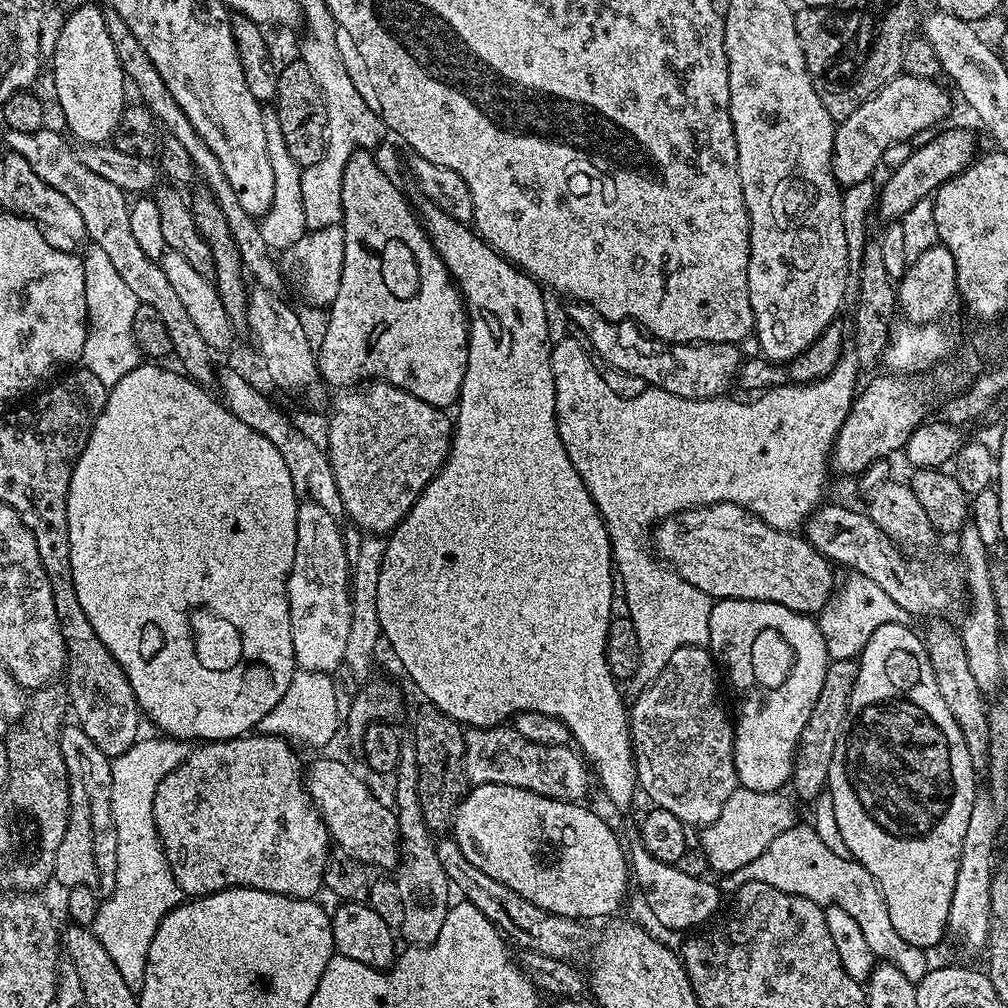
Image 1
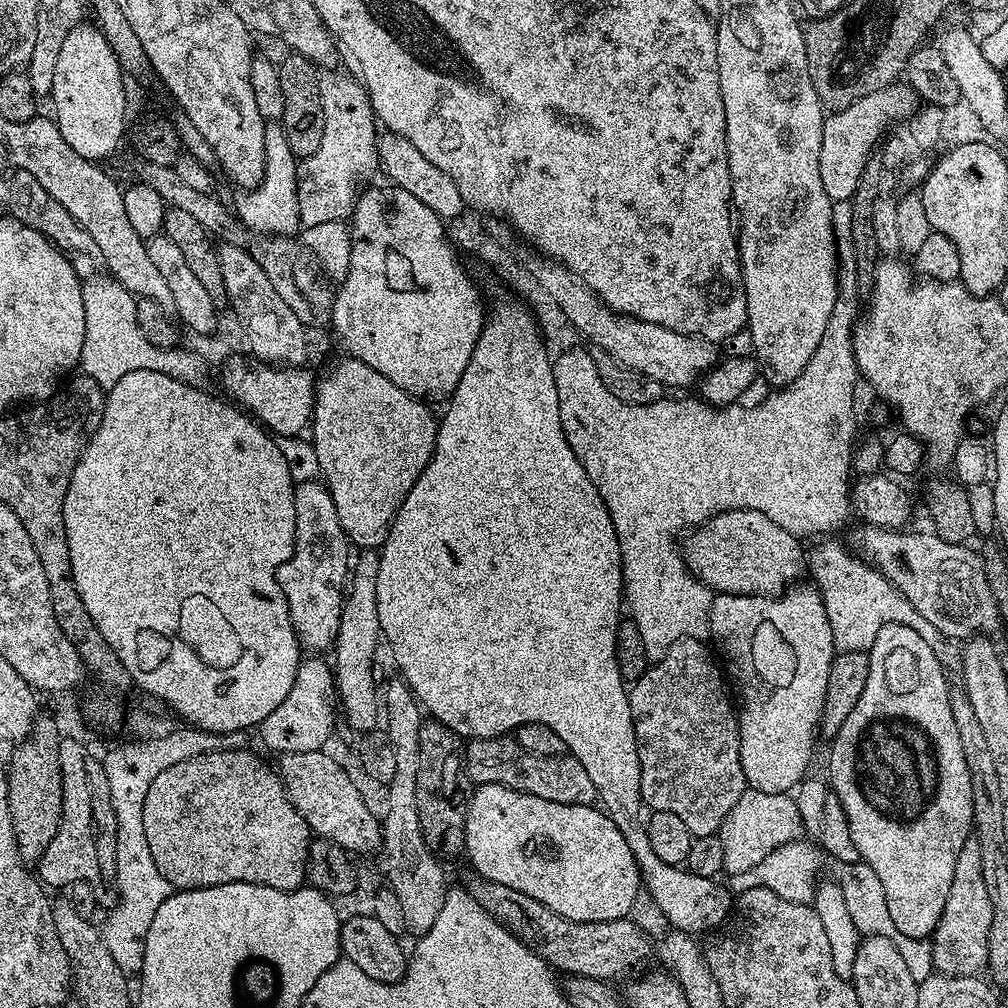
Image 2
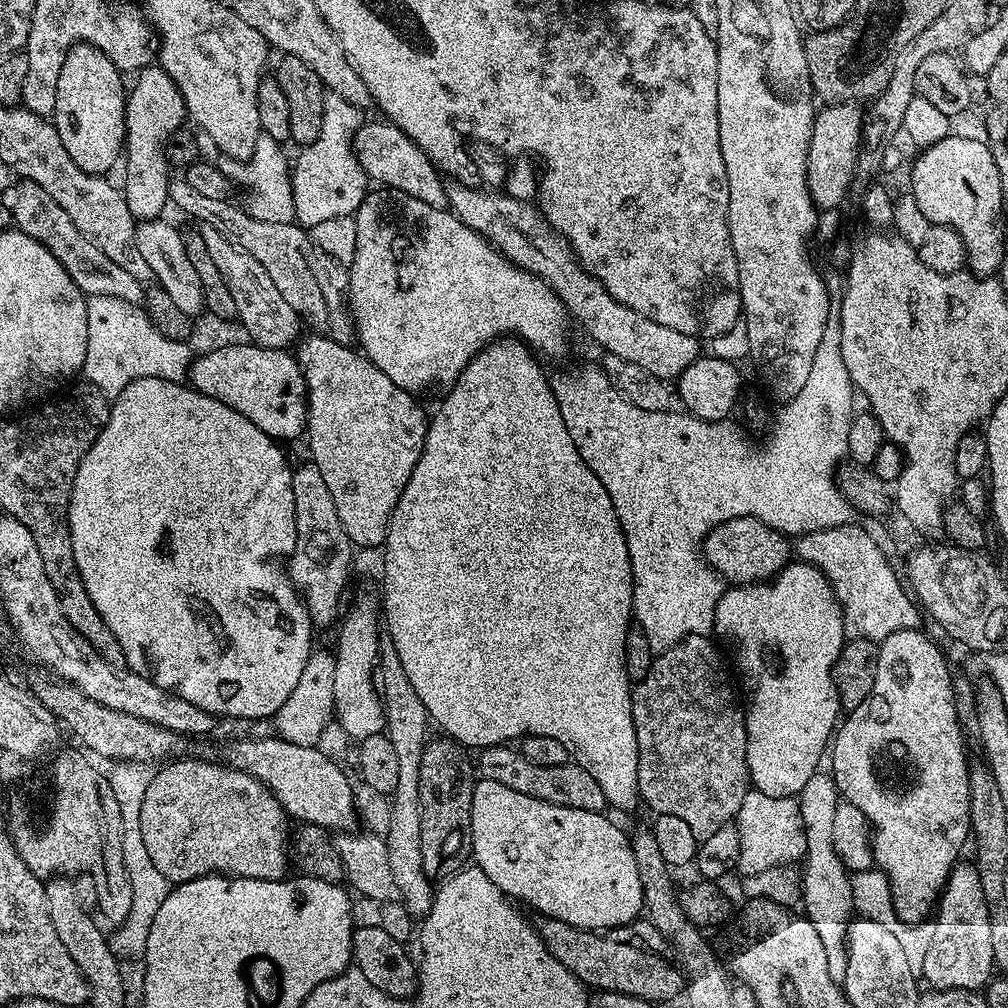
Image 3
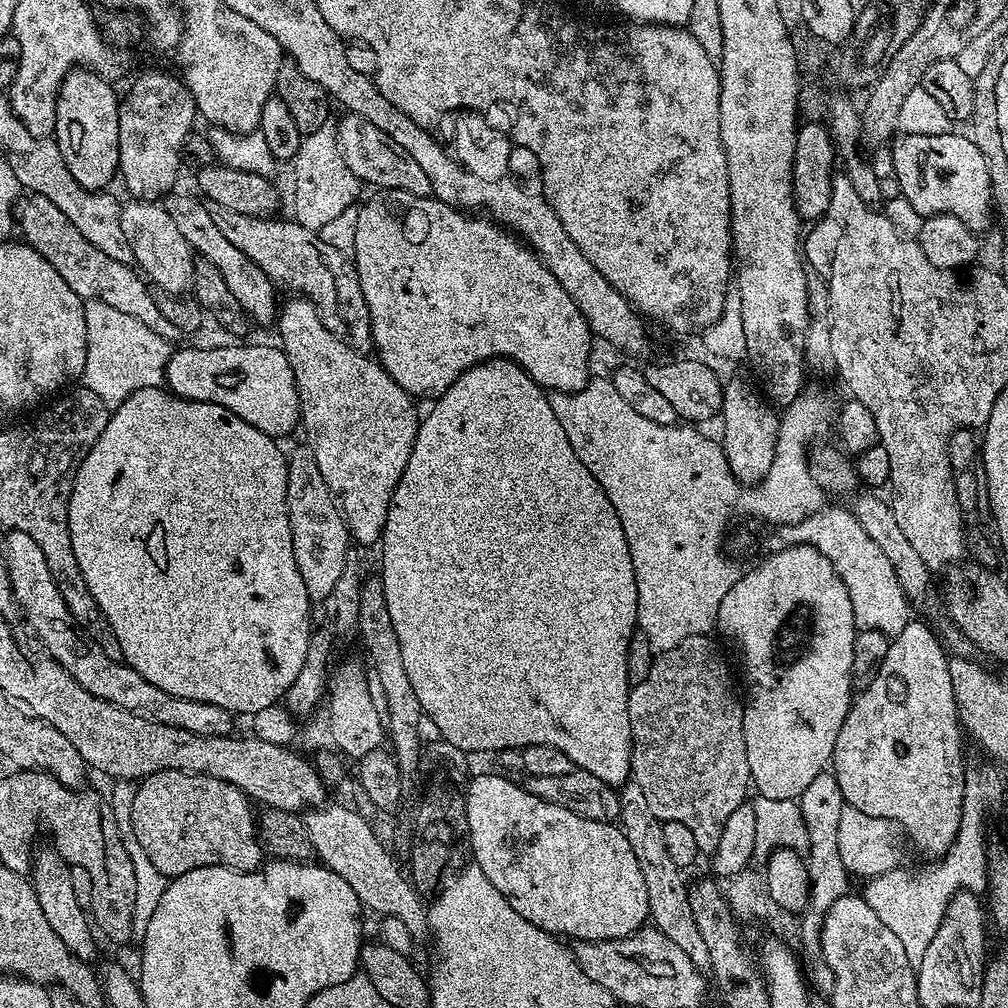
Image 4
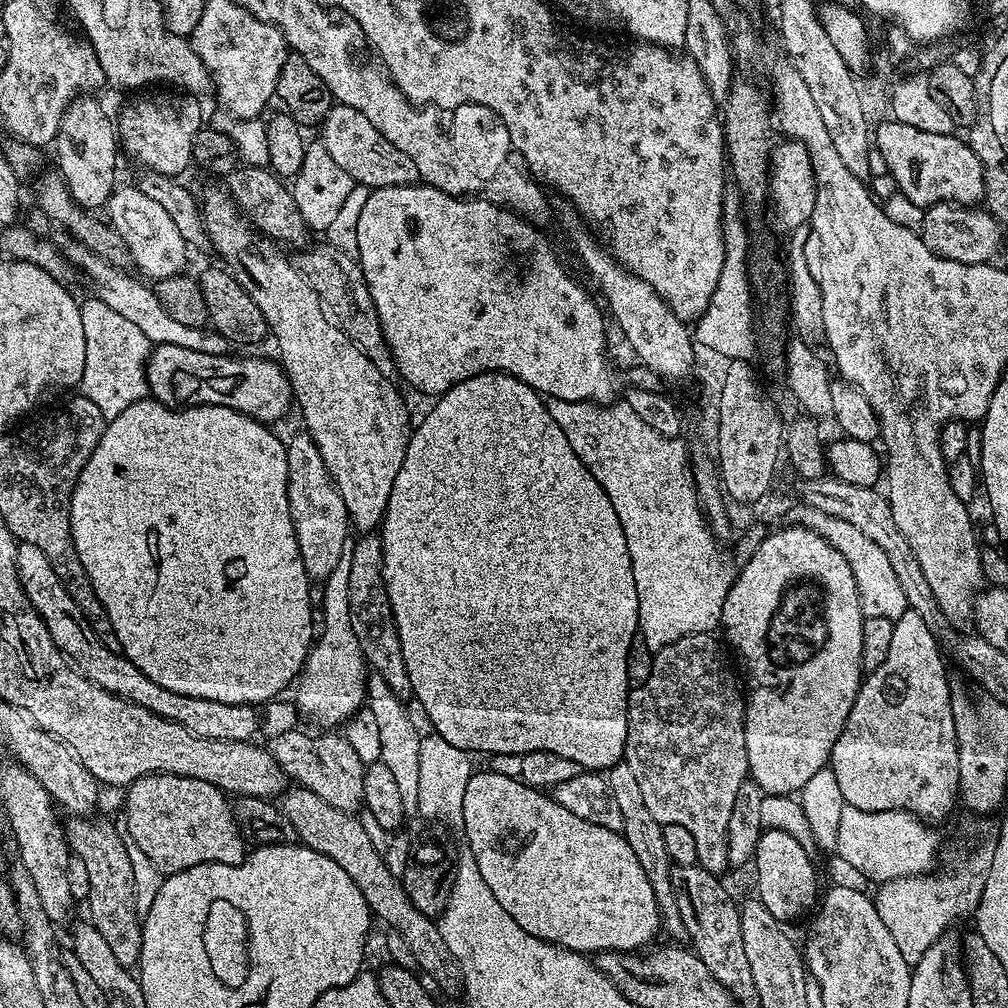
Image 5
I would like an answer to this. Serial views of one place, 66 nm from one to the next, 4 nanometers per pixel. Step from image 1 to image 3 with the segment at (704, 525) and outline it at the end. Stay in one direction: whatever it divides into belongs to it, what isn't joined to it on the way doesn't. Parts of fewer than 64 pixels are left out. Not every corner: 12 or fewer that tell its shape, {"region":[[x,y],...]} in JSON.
{"region":[[749,516],[710,530],[702,551],[732,586],[790,562],[784,533]]}

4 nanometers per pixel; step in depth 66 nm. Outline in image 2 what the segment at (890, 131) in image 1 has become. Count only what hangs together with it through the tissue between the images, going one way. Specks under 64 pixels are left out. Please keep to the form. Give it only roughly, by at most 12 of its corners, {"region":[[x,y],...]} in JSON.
{"region":[[897,82],[825,115],[818,174],[851,201],[888,124],[918,97]]}

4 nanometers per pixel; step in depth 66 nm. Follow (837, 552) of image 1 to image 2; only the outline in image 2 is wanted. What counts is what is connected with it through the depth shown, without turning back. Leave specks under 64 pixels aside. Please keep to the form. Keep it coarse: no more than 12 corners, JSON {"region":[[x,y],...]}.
{"region":[[932,530],[851,547],[942,634],[1001,630],[975,547]]}

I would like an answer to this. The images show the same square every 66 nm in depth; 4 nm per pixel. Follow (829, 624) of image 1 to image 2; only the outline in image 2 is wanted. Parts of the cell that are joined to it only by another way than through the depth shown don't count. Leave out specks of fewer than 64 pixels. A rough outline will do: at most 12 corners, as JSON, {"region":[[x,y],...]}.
{"region":[[826,542],[806,560],[836,652],[907,626],[951,683],[965,641],[942,634],[880,571]]}

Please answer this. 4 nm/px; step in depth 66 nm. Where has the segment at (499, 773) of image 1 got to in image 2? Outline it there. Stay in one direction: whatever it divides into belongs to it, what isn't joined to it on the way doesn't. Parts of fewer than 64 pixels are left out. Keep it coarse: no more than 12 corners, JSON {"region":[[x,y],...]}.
{"region":[[511,735],[467,741],[473,785],[595,805],[571,754],[539,756]]}

